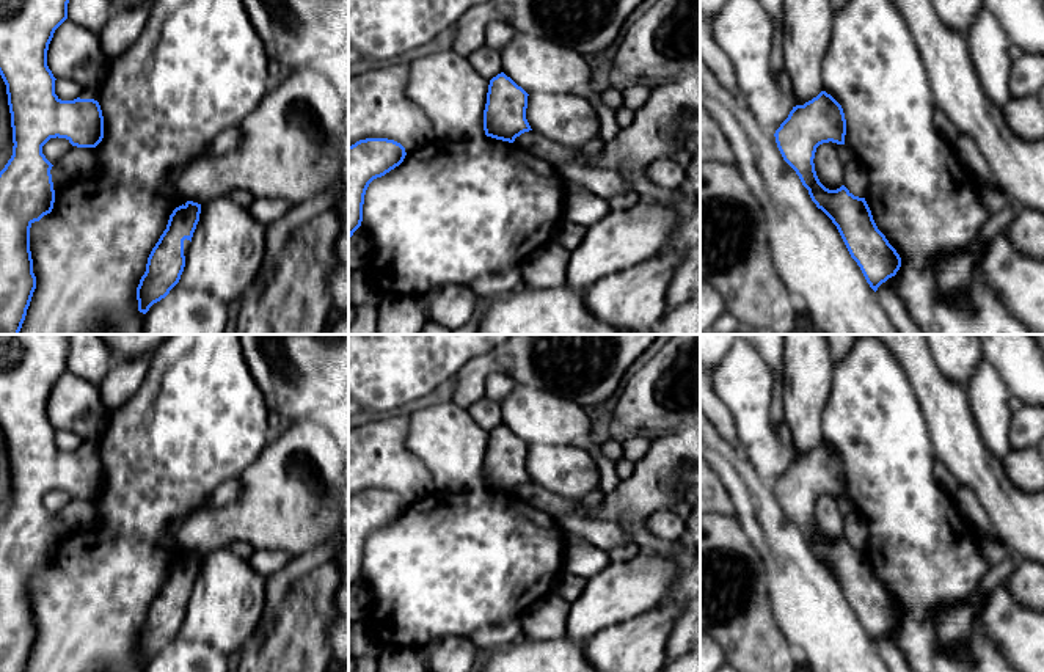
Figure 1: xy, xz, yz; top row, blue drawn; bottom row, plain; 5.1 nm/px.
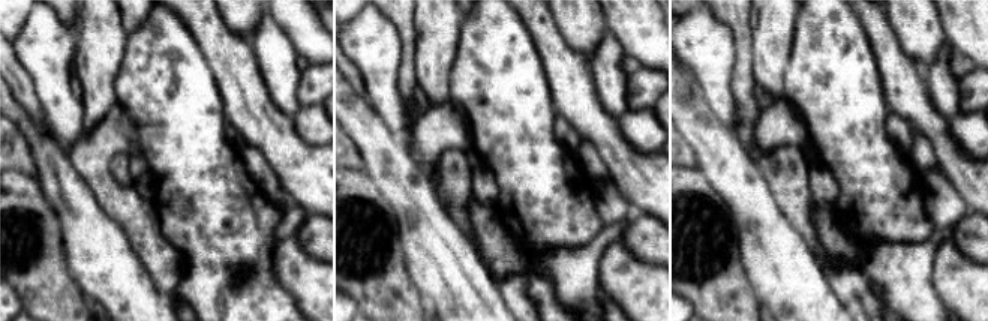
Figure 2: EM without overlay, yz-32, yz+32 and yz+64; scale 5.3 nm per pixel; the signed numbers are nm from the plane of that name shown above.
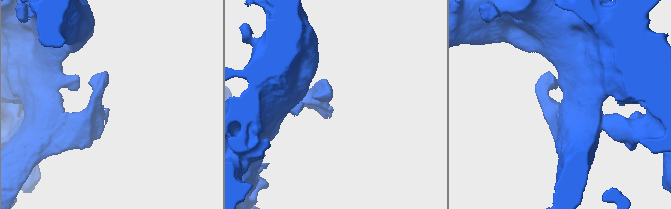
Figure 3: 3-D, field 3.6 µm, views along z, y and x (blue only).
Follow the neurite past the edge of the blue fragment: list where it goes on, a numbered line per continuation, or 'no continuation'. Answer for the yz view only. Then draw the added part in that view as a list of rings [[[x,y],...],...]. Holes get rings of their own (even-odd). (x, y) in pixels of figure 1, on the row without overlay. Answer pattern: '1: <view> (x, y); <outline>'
no continuation

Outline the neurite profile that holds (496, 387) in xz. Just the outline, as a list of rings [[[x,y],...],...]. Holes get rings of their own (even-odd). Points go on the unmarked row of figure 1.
[[[493,374],[484,382],[484,399],[502,404],[513,391],[515,382],[502,374]]]

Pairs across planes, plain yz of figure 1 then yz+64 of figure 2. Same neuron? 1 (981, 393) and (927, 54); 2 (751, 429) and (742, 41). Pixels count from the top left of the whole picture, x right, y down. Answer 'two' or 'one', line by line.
1: two
2: two

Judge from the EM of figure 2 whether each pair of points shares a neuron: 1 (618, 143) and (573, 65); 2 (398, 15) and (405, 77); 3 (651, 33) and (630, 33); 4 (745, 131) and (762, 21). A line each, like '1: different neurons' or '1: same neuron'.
1: same neuron
2: same neuron
3: same neuron
4: different neurons

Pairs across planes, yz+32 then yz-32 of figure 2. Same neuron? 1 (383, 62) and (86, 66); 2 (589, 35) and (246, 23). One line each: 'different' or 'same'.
1: different
2: same

